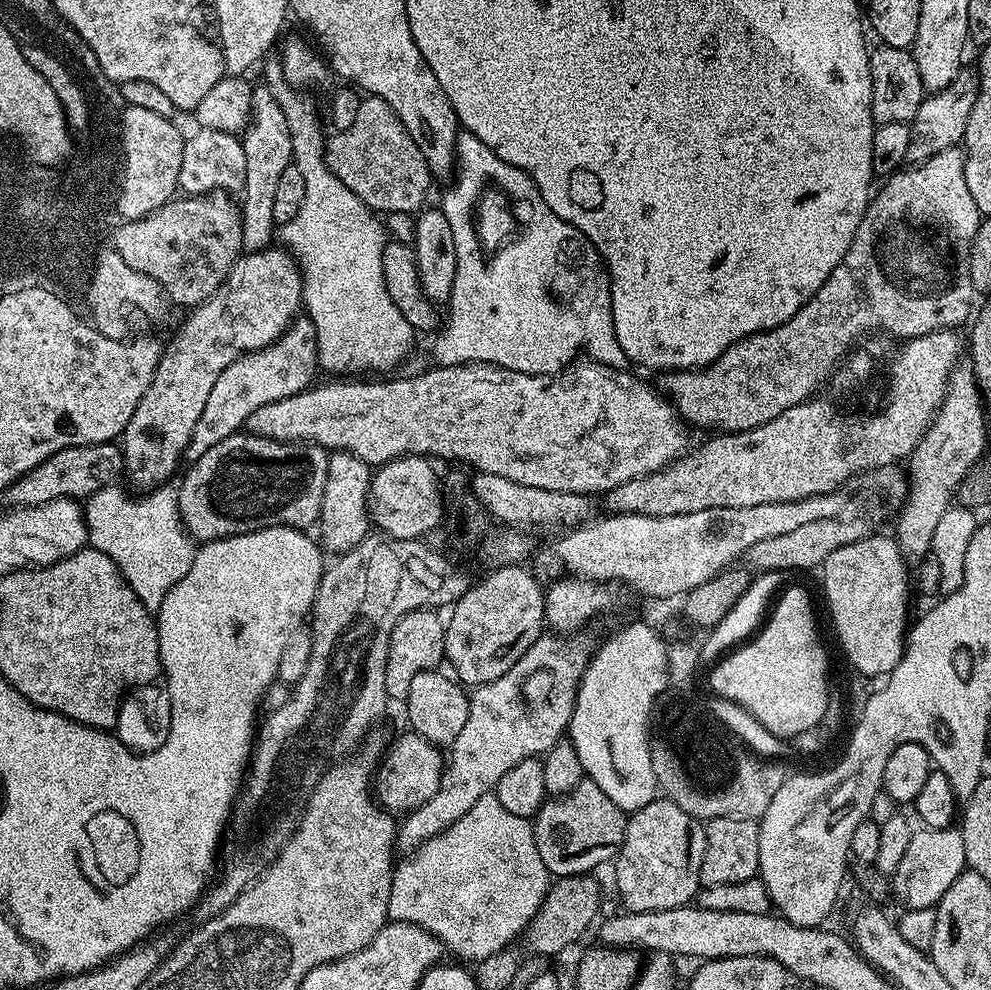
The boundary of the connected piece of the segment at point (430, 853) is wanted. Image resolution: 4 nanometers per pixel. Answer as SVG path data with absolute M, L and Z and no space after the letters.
M495 793L482 796L462 817L446 830L428 839L393 869L390 902L391 921L422 926L443 941L458 956L477 964L494 953L505 951L515 937L523 935L548 893L551 877L537 852L532 823L527 817L504 810Z

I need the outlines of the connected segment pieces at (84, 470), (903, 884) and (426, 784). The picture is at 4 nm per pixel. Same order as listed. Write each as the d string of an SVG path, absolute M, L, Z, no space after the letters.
M119 443L70 446L66 450L58 450L58 454L50 454L46 462L34 466L34 470L3 489L2 496L9 500L12 508L33 508L58 499L83 501L98 490L117 483L123 472L124 454Z
M938 828L933 836L936 836L933 840L913 838L910 847L906 849L906 858L898 862L898 870L894 870L890 877L891 895L897 896L904 903L905 909L935 908L942 894L954 886L954 878L965 871L968 859L960 828Z
M404 730L404 733L386 748L380 762L374 772L375 799L381 808L393 814L407 814L434 798L440 776L444 772L446 756L437 745L426 742L426 738L422 738L417 732Z

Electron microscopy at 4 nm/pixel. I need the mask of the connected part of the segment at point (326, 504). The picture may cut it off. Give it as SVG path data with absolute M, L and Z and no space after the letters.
M333 451L329 455L326 490L322 498L318 529L320 528L319 539L323 547L327 551L329 548L332 554L349 552L370 534L368 491L372 488L373 475L373 469L354 454Z

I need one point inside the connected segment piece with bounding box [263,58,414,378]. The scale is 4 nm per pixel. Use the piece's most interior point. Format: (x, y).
(337, 242)

